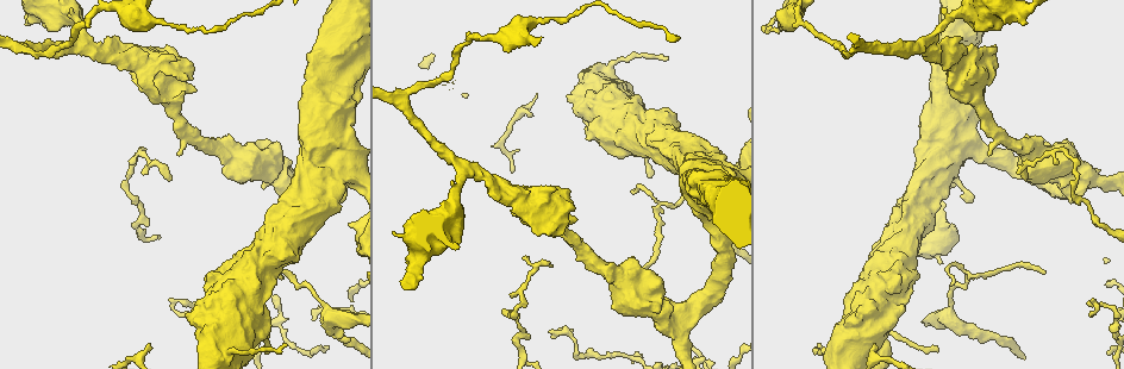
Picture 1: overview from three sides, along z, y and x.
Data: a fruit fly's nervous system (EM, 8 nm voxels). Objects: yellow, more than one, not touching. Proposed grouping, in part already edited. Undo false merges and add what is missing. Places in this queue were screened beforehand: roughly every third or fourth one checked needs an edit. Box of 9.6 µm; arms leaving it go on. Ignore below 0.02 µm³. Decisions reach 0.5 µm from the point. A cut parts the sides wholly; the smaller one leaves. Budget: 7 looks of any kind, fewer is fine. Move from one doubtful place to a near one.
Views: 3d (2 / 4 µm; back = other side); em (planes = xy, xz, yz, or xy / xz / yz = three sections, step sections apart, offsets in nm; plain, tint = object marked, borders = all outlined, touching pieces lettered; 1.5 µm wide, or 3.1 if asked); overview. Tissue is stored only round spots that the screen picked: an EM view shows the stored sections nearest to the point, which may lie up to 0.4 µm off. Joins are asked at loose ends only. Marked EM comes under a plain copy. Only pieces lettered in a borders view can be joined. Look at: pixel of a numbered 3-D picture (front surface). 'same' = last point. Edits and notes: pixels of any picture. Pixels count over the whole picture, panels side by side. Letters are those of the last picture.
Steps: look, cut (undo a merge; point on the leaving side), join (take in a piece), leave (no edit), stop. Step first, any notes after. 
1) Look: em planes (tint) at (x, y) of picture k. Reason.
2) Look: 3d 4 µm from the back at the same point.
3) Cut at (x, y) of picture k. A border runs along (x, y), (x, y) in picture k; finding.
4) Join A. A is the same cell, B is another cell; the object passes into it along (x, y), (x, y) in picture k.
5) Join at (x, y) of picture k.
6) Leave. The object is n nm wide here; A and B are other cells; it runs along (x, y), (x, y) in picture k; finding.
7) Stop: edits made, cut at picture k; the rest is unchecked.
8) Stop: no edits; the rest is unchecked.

Look: em xz step 4 (borders) at (668, 58) of picture 1. End of a long branch.

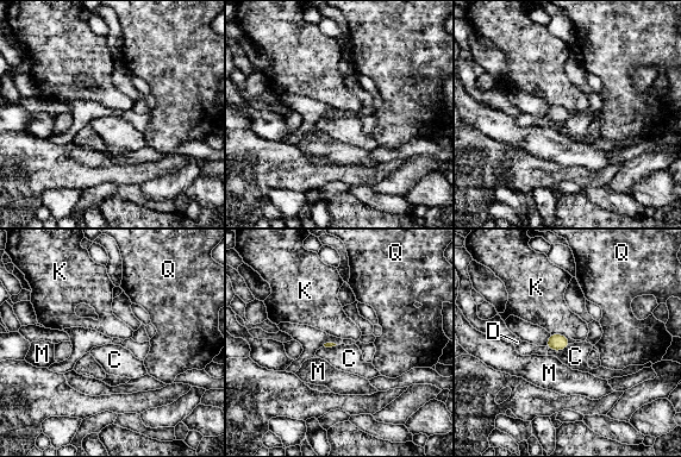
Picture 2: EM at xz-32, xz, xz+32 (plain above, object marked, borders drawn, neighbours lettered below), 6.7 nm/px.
Look: em planes (borders) at the same point. Another direction.

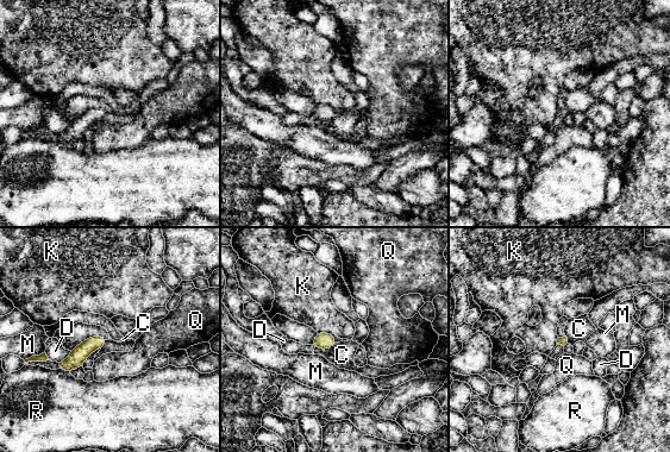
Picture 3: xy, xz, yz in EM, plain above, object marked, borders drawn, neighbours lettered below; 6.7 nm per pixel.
Leave. C, D, K, M, Q and R are other cells; it runs along (102, 340), (61, 364) in picture 3; no lettered piece goes on from it.

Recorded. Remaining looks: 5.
Look: em planes (borders) at (660, 202) of picture 1. Abrupt turn.

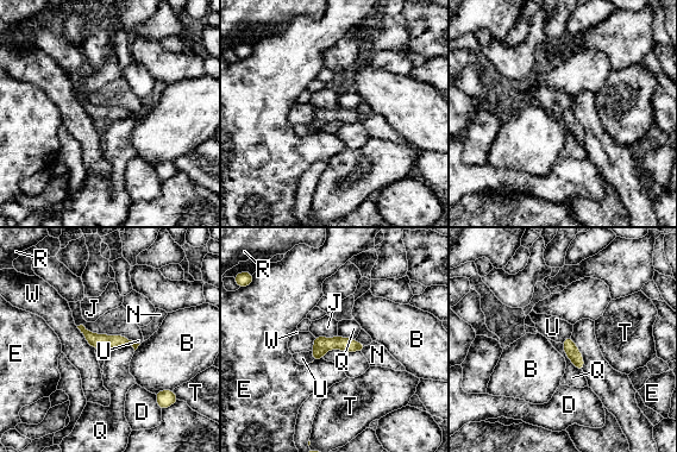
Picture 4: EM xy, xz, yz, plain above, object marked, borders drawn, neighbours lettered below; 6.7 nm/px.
Leave. The object is 100 nm wide here; B, D, E, J, N, Q, R, T, U and W are other cells; it runs along (361, 347), (327, 344), (315, 357) in picture 4; all the same neuron.

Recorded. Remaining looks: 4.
Look: em 3.1 µm planes (tint) at (522, 300) of picture 1. Sharp bend.

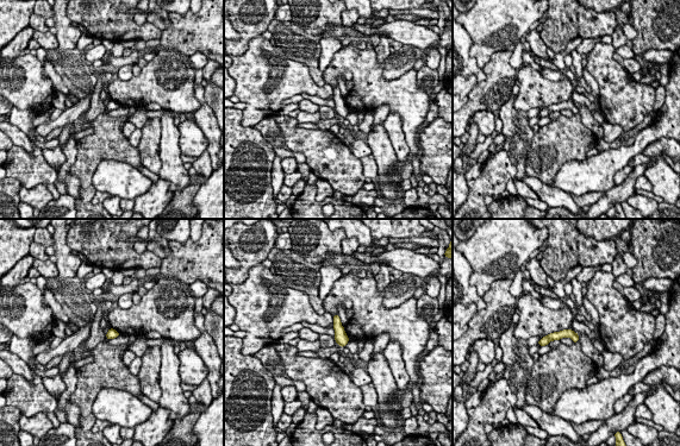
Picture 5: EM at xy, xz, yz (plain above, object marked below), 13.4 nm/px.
Look: em 3.1 µm planes (borders) at the same point. See the neighbours.

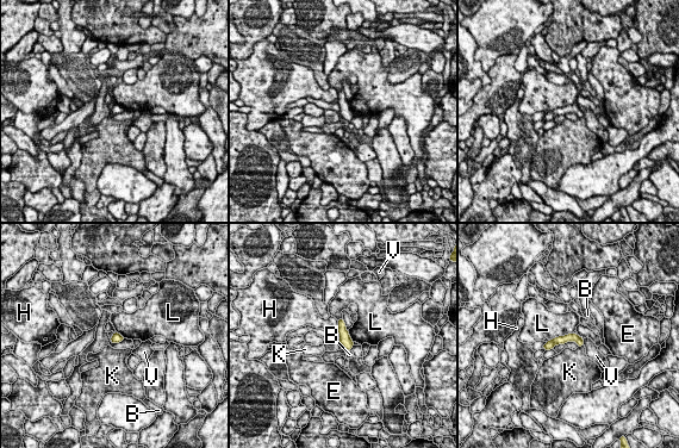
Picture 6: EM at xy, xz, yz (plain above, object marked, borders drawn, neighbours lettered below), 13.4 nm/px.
Leave. B, E, H, K, L and V are other cells; one neuron here.

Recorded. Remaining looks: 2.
Stop: no edits; the rest is unchecked.

